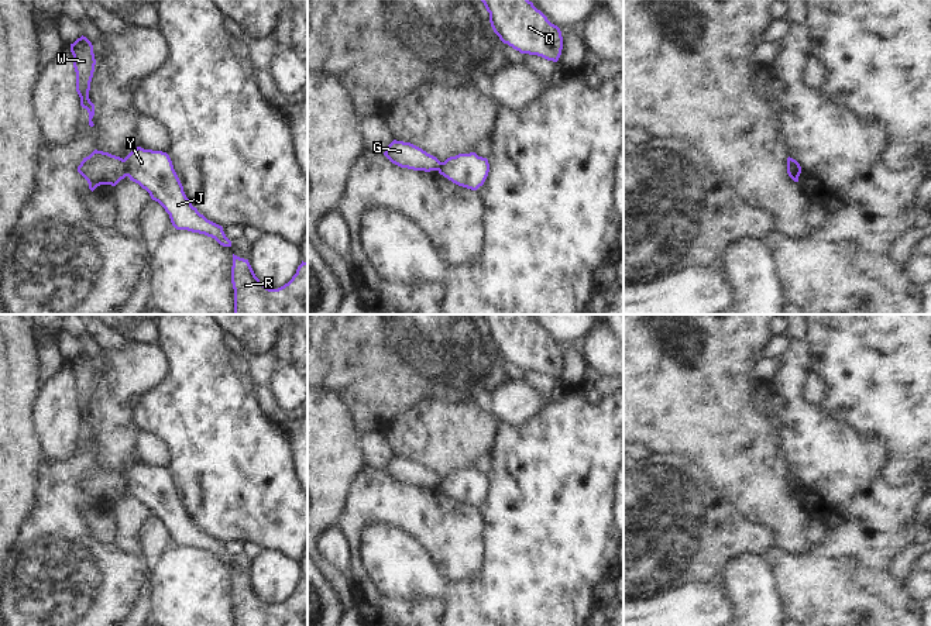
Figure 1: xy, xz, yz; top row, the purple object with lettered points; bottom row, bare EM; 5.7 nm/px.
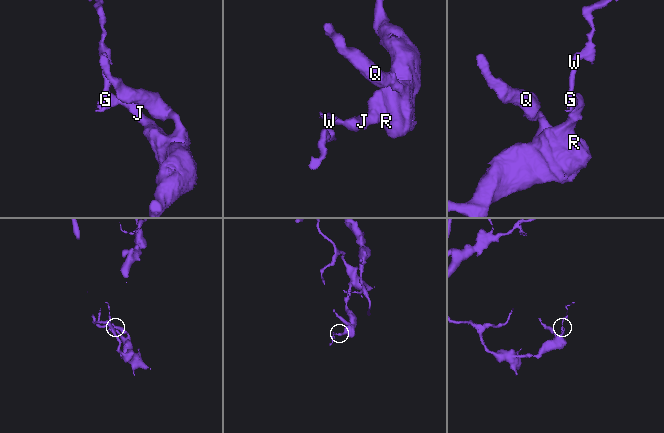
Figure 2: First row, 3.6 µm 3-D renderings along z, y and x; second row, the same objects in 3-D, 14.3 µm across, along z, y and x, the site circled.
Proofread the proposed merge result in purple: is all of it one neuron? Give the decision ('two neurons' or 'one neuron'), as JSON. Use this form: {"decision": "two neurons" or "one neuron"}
{"decision": "two neurons"}

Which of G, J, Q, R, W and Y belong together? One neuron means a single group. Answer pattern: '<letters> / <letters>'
G W / J Q R Y

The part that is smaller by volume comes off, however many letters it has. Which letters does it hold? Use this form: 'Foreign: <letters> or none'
Foreign: G, W

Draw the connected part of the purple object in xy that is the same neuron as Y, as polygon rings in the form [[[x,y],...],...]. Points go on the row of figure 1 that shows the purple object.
[[[137,147],[124,158],[124,165],[130,180],[138,183],[165,209],[176,230],[205,234],[223,247],[231,247],[223,227],[192,206],[166,152]]]

